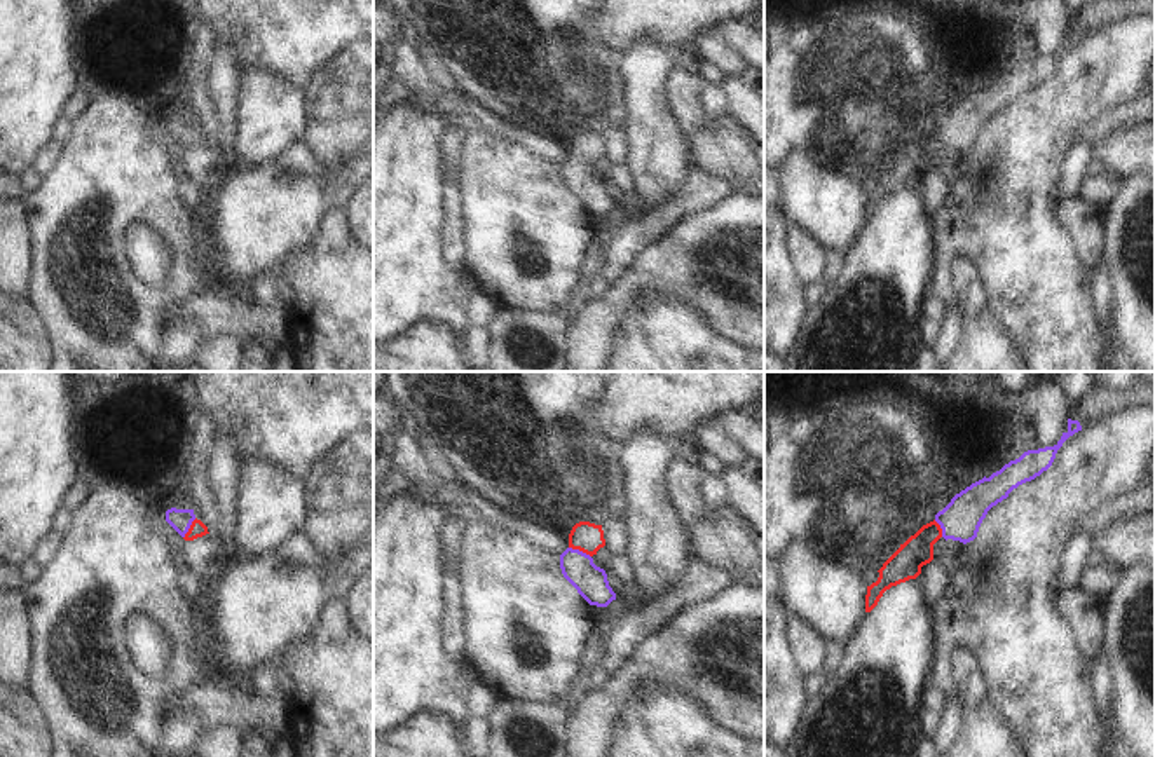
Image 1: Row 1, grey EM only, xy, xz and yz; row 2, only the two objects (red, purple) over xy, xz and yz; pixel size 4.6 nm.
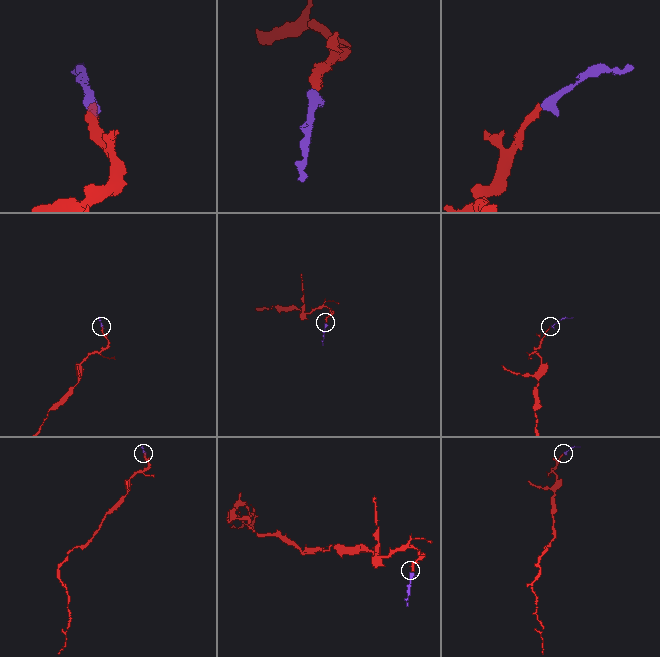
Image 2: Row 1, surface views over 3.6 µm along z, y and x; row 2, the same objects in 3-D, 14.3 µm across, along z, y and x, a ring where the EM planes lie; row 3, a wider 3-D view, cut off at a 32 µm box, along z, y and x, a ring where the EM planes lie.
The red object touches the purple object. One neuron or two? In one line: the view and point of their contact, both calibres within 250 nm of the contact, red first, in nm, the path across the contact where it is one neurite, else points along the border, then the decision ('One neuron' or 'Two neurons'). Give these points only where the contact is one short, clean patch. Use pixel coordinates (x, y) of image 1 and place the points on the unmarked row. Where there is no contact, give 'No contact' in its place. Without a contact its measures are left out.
Touches red at xz (580, 159). Thickness 140 nm (red) against 150 nm. Path across: xz (588, 147), (580, 159), (578, 177). One neuron.

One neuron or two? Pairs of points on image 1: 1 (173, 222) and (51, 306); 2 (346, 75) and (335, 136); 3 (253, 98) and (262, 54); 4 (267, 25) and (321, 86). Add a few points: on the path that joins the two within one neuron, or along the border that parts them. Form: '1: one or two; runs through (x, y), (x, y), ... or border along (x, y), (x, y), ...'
1: one; runs through (124, 192), (82, 201), (58, 222), (47, 257)
2: one; runs through (346, 91), (339, 121)
3: two; border along (241, 72), (267, 70), (288, 79), (295, 86)
4: two; border along (342, 47), (302, 86)

